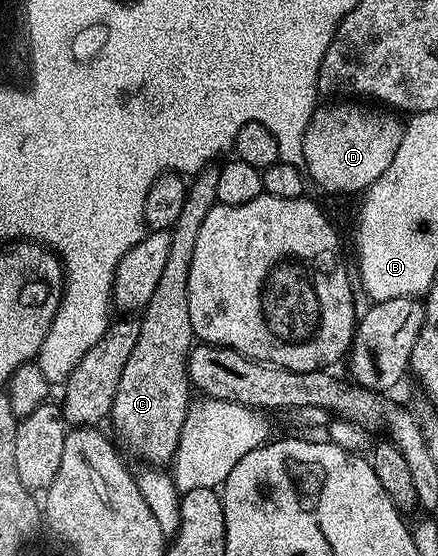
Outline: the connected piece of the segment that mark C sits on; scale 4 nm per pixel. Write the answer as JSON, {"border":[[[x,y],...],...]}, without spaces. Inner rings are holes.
{"border":[[[205,168],[191,179],[186,204],[182,204],[182,212],[170,231],[170,253],[167,254],[166,264],[162,267],[162,276],[154,287],[154,296],[150,296],[148,305],[144,307],[138,320],[138,344],[134,344],[134,352],[130,352],[130,360],[126,360],[122,368],[122,380],[118,380],[118,393],[112,401],[110,422],[113,422],[130,449],[145,458],[148,461],[145,463],[156,468],[167,467],[176,454],[188,408],[192,403],[192,396],[188,392],[188,356],[194,345],[190,324],[190,264],[194,260],[194,243],[198,241],[202,220],[206,220],[206,212],[210,212],[210,208],[217,205],[217,192],[218,169]]]}

